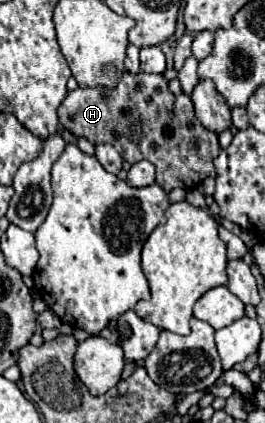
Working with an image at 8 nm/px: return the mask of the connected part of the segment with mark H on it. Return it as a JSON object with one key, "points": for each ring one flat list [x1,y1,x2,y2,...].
{"points":[[124,72,116,88,96,86,96,88,70,90,58,108,58,118,60,118,60,124,78,138,86,138,92,144,102,144,102,142,112,144,114,148,118,148,120,156,128,164,150,160,156,166,156,184,166,192,170,192,172,188,188,190,192,186,198,186,204,178,216,174,212,160,220,152,218,134,200,124,200,120,194,114,194,104,190,96,172,94,168,90,168,80,162,74]]}

